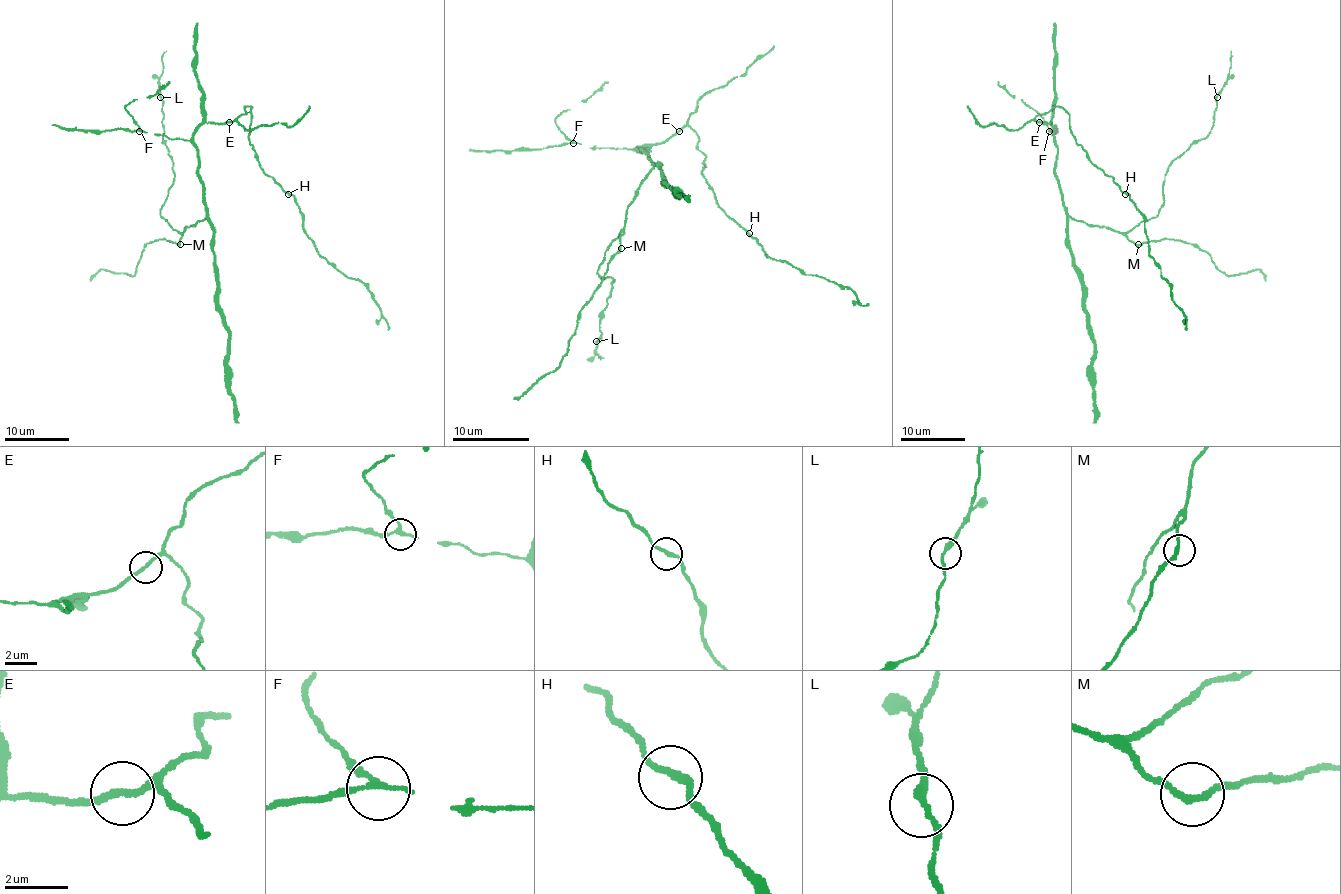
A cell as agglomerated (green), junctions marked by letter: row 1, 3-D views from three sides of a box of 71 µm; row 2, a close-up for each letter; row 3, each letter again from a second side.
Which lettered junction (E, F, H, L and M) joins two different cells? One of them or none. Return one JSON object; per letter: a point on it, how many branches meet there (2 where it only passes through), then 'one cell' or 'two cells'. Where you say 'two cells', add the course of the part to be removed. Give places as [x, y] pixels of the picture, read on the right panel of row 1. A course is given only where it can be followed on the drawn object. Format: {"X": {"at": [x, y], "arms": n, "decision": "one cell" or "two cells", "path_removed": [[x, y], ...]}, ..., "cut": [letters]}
{"E": {"at": [1039, 122], "arms": 2, "decision": "one cell"}, "F": {"at": [1049, 131], "arms": 2, "decision": "one cell"}, "H": {"at": [1125, 194], "arms": 2, "decision": "one cell"}, "L": {"at": [1217, 97], "arms": 2, "decision": "one cell"}, "M": {"at": [1138, 244], "arms": 2, "decision": "one cell"}, "cut": []}

